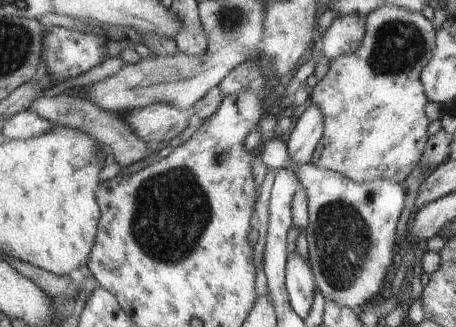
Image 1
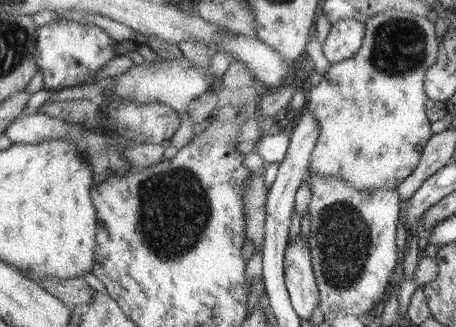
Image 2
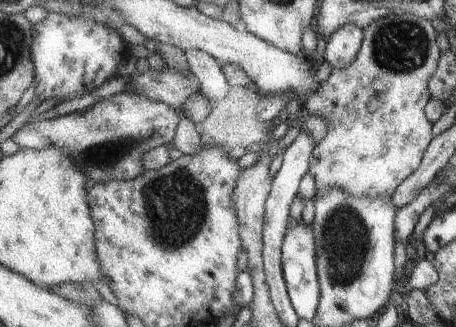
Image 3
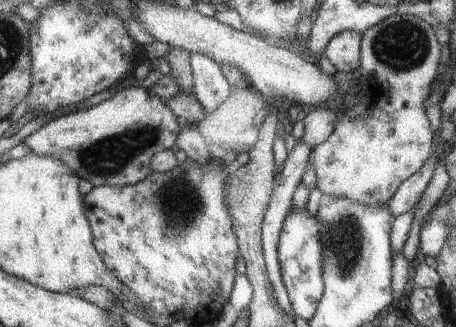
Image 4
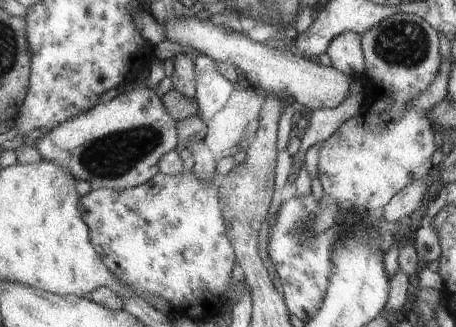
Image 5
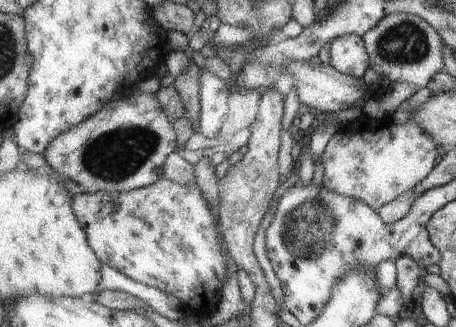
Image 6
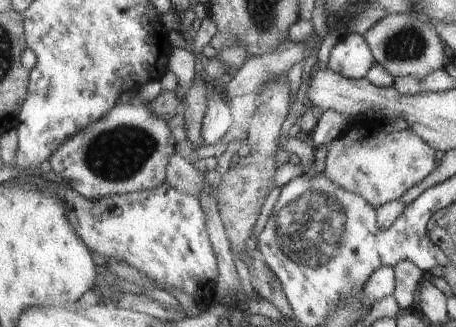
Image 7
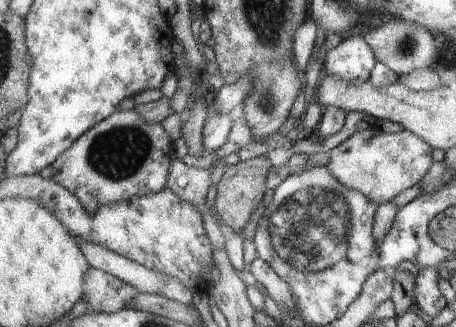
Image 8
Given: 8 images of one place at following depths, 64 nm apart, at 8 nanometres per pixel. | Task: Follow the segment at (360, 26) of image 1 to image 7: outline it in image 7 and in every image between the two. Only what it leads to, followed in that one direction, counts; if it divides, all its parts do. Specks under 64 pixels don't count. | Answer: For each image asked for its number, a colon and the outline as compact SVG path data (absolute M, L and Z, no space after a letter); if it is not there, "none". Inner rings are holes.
2: M351 18L351 20L337 20L325 42L323 42L323 56L331 62L337 64L341 60L347 60L355 56L363 44L365 38L365 24Z
3: M345 24L329 34L323 48L323 62L329 62L331 68L345 68L357 58L357 52L363 42L363 28L357 24Z
4: M357 30L339 32L325 46L323 58L327 58L331 62L331 66L335 66L337 72L347 74L347 72L351 72L351 70L355 70L359 66L361 40L363 40L363 34L359 34Z
5: M343 32L329 44L327 58L333 70L345 74L345 78L359 78L365 72L365 58L361 50L361 36L355 32Z
6: M345 34L337 36L329 46L329 66L333 66L337 72L359 78L369 68L369 54L365 52L365 42L361 36Z
7: M347 34L343 38L339 36L327 60L329 70L351 80L363 80L371 66L375 66L373 52L367 40L359 34Z

